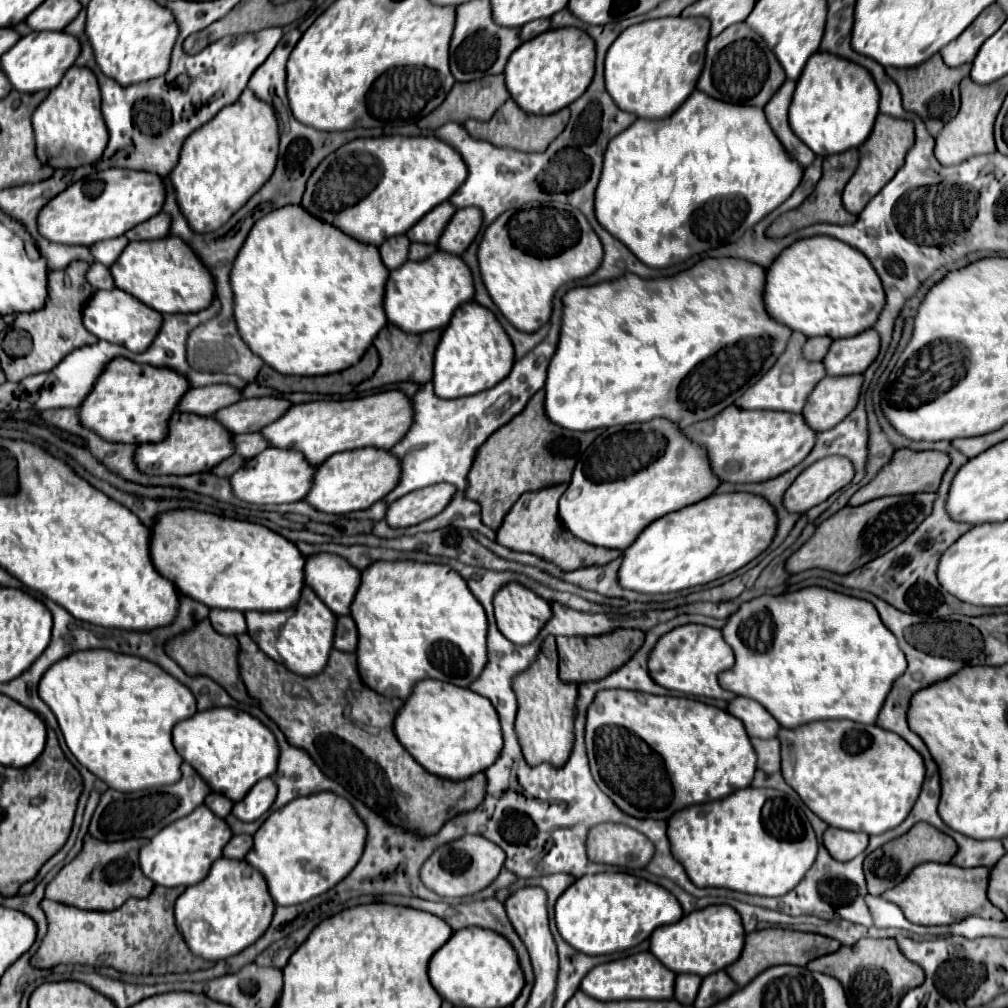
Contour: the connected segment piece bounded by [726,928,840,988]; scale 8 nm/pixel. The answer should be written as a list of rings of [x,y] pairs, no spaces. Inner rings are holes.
[[[768,928],[768,930],[756,930],[752,934],[746,934],[746,944],[740,954],[740,958],[726,968],[728,976],[744,988],[752,978],[762,974],[762,970],[768,970],[770,966],[776,964],[794,964],[794,966],[806,966],[810,960],[818,956],[832,954],[840,948],[840,942],[828,936],[820,934],[806,934],[806,932],[794,932],[794,930],[782,930],[782,928]]]

